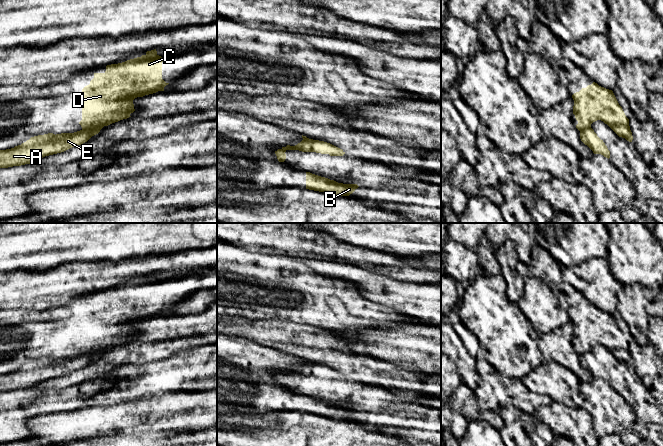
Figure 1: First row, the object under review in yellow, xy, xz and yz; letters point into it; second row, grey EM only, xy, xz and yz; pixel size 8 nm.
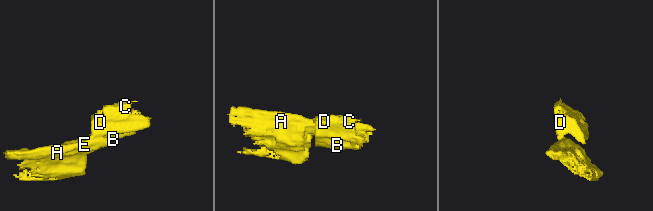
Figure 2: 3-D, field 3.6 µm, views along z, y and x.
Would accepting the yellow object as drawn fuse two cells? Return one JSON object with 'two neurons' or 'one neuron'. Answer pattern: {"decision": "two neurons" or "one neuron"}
{"decision": "two neurons"}

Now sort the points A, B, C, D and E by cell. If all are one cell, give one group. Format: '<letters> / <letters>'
A E / B C D

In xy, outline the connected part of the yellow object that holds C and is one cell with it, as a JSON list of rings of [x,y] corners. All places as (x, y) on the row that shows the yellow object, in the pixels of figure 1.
[[[154,49],[141,57],[107,65],[104,73],[94,73],[90,84],[82,89],[82,120],[79,122],[82,130],[104,127],[127,119],[135,111],[135,98],[164,91],[169,83],[162,79],[162,62],[163,58]]]

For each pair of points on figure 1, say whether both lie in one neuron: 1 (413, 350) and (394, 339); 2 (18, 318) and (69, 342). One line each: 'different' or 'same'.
1: same
2: same

